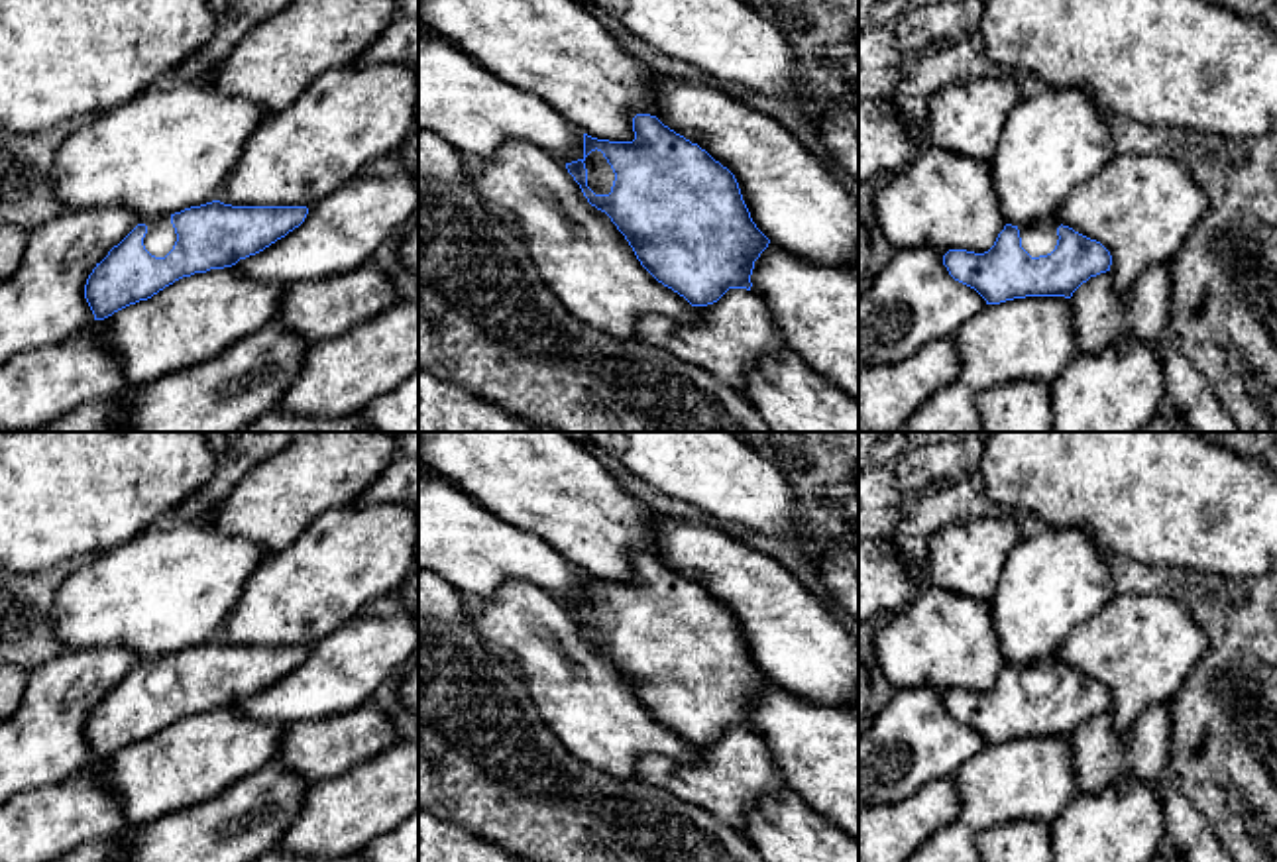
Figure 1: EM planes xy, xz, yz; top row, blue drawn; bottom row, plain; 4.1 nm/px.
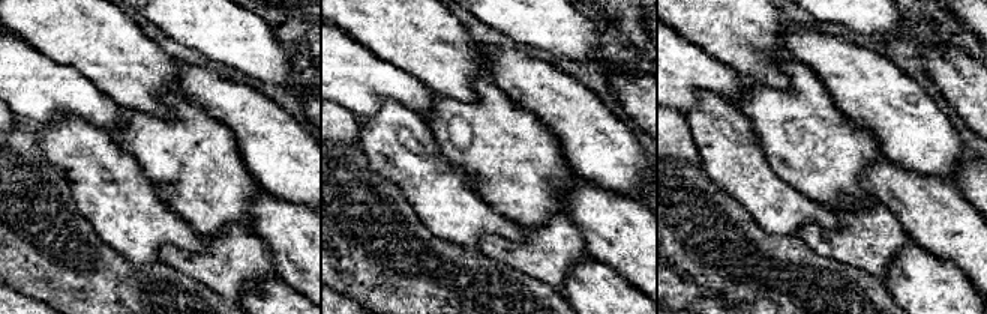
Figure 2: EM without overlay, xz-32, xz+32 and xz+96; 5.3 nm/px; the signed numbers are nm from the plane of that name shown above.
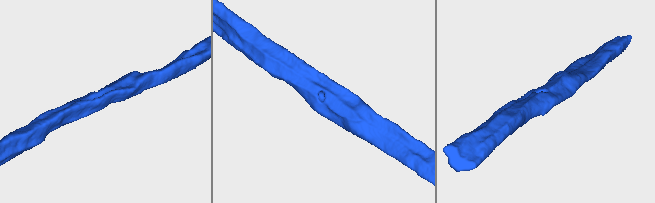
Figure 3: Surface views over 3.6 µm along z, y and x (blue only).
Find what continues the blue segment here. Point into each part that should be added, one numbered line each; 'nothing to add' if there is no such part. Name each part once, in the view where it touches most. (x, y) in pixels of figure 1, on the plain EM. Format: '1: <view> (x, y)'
1: xz (600, 615)

